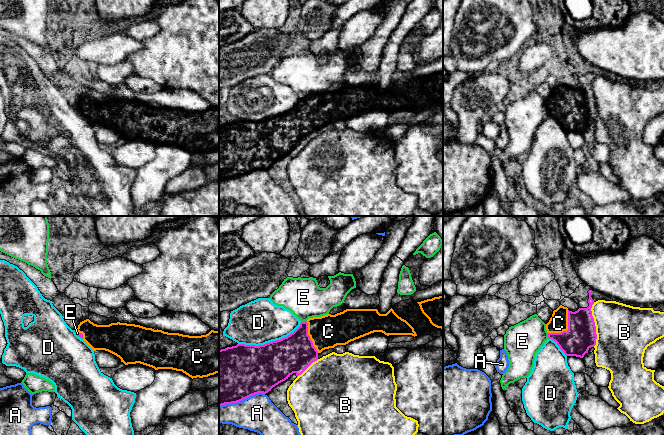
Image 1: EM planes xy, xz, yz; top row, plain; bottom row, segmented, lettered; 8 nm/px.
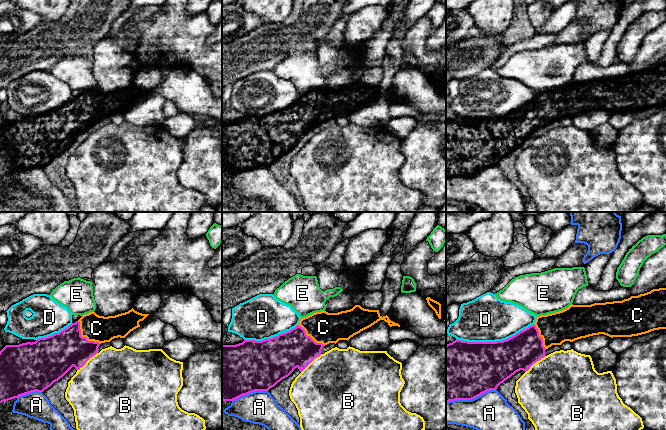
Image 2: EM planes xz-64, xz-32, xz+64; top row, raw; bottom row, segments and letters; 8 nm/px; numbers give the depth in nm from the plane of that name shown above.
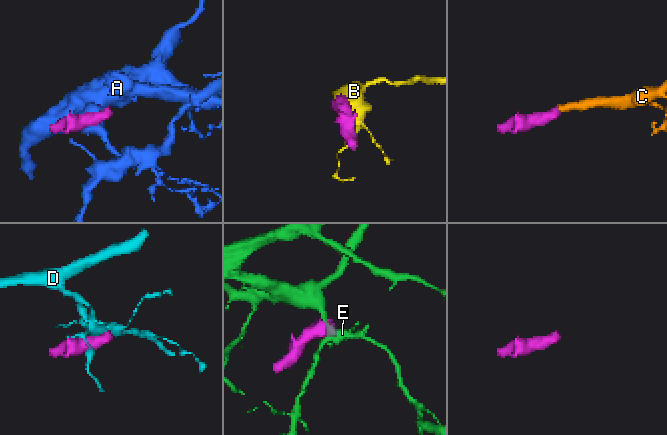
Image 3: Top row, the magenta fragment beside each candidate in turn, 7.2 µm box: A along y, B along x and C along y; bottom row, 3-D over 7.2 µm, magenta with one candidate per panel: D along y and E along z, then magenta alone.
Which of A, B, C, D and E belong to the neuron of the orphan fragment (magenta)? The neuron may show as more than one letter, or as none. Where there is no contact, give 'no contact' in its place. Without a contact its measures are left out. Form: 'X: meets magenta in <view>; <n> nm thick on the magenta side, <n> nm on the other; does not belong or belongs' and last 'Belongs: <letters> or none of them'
A: meets magenta in xz; 440 nm thick on the magenta side, 300 nm on the other; does not belong
B: meets magenta in yz; 240 nm thick on the magenta side, 440 nm on the other; does not belong
C: meets magenta in yz; 240 nm thick on the magenta side, 150 nm on the other; belongs
D: meets magenta in xz; 380 nm thick on the magenta side, 360 nm on the other; does not belong
E: meets magenta in xz; 280 nm thick on the magenta side, 300 nm on the other; does not belong
Belongs: C

